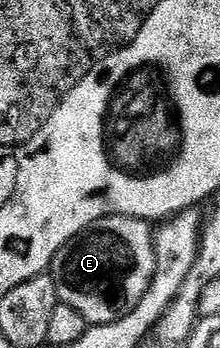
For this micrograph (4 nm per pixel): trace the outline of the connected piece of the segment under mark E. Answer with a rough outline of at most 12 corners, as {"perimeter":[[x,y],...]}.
{"perimeter":[[140,217],[100,219],[48,272],[87,326],[117,321],[152,281]]}

